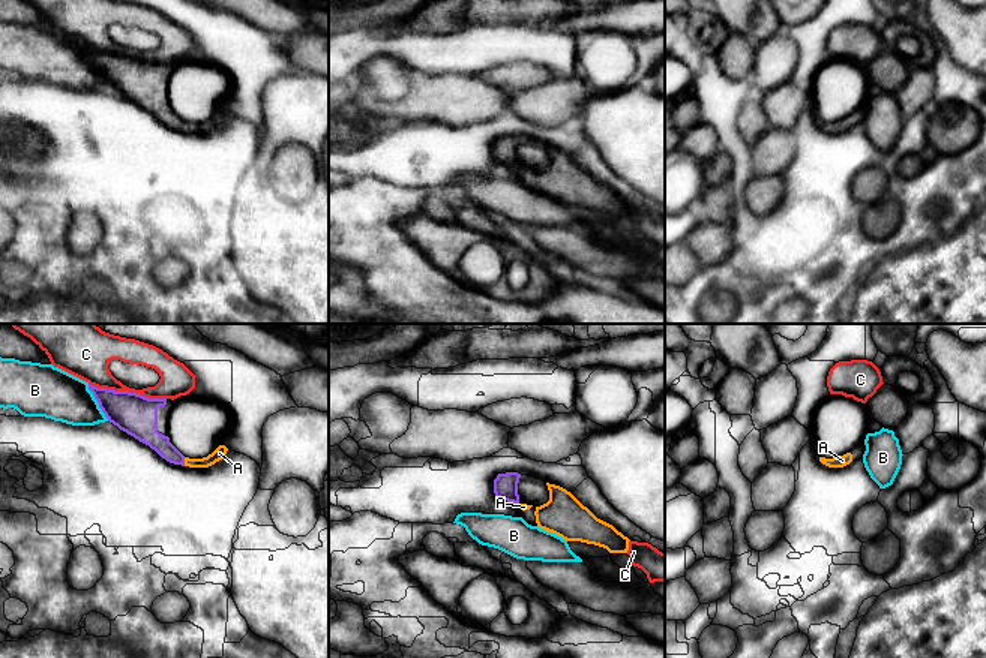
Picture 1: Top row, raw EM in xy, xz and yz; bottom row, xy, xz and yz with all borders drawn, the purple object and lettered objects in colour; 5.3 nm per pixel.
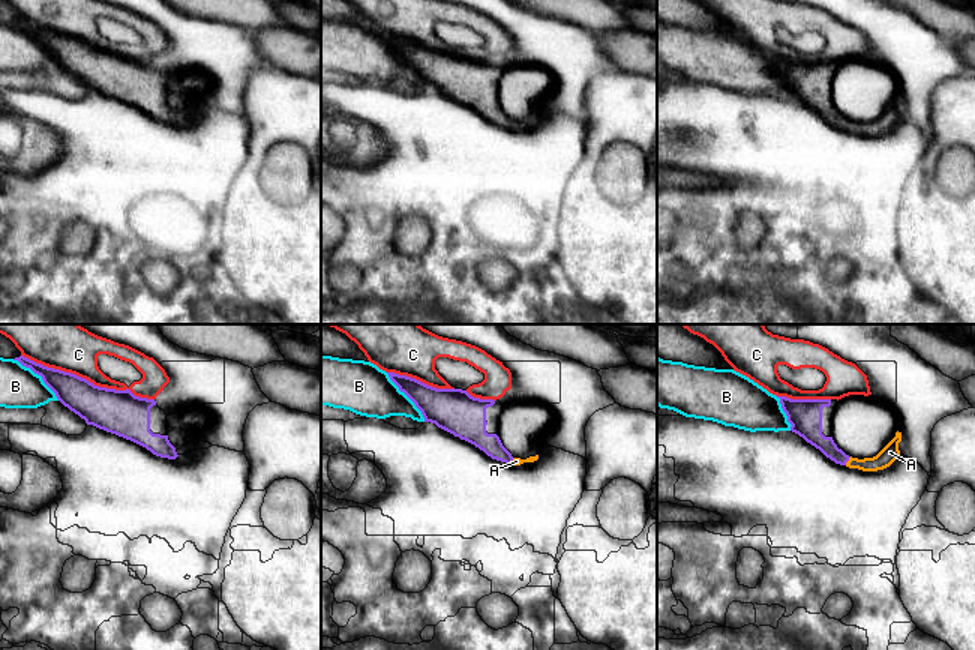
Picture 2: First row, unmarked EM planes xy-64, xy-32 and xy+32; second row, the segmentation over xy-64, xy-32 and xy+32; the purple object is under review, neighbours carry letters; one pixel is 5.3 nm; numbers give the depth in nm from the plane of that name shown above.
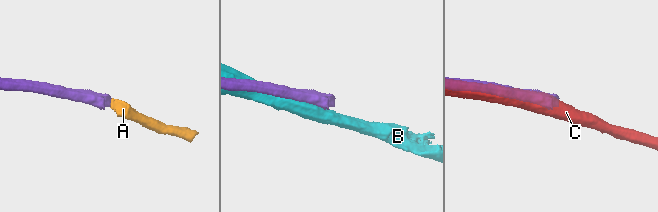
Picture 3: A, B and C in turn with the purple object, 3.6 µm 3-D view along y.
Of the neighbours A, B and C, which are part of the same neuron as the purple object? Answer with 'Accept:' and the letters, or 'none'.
Accept: A

